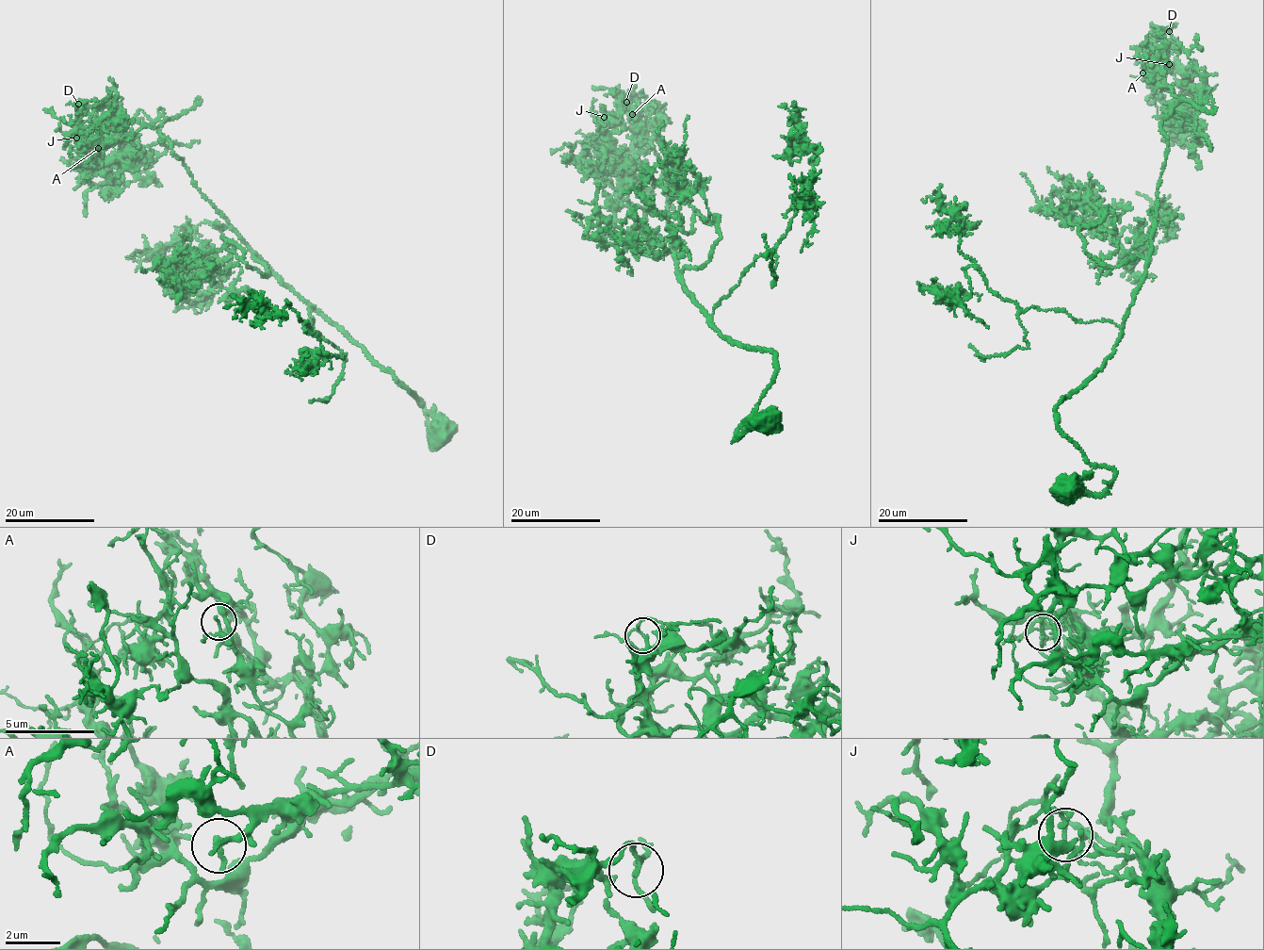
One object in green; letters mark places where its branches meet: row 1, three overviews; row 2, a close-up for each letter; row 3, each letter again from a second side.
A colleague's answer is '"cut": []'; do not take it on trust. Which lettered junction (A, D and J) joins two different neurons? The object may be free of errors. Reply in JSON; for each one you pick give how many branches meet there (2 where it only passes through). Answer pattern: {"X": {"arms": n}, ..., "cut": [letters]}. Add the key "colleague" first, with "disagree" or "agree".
{"colleague": "agree", "cut": []}

